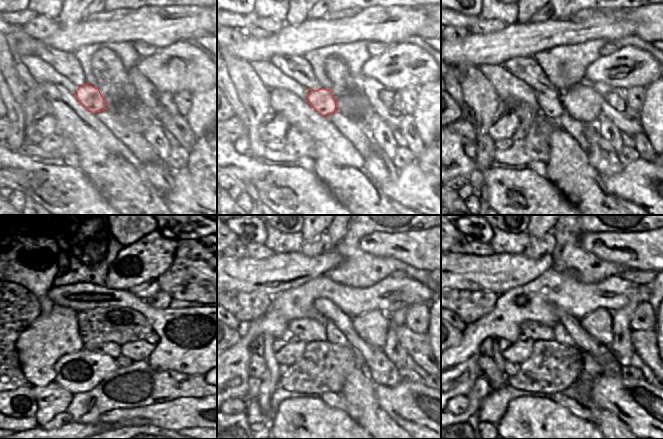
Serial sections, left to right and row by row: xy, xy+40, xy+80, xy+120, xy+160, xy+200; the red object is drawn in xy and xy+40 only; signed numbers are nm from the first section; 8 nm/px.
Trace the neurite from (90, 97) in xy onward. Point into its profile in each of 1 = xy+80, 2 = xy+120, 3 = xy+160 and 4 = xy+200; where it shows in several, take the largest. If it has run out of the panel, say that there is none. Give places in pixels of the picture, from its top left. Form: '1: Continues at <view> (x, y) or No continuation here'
1: Continues at xy+80 (549, 103)
2: Continues at xy+120 (106, 333)
3: Continues at xy+160 (333, 335)
4: Continues at xy+200 (561, 336).

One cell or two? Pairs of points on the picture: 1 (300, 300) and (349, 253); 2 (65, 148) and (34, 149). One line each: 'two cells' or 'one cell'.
1: two cells
2: one cell

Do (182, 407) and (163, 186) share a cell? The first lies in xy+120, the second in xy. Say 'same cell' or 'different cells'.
different cells

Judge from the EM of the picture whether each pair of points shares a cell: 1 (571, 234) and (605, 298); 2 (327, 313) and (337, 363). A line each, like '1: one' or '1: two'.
1: two
2: two

